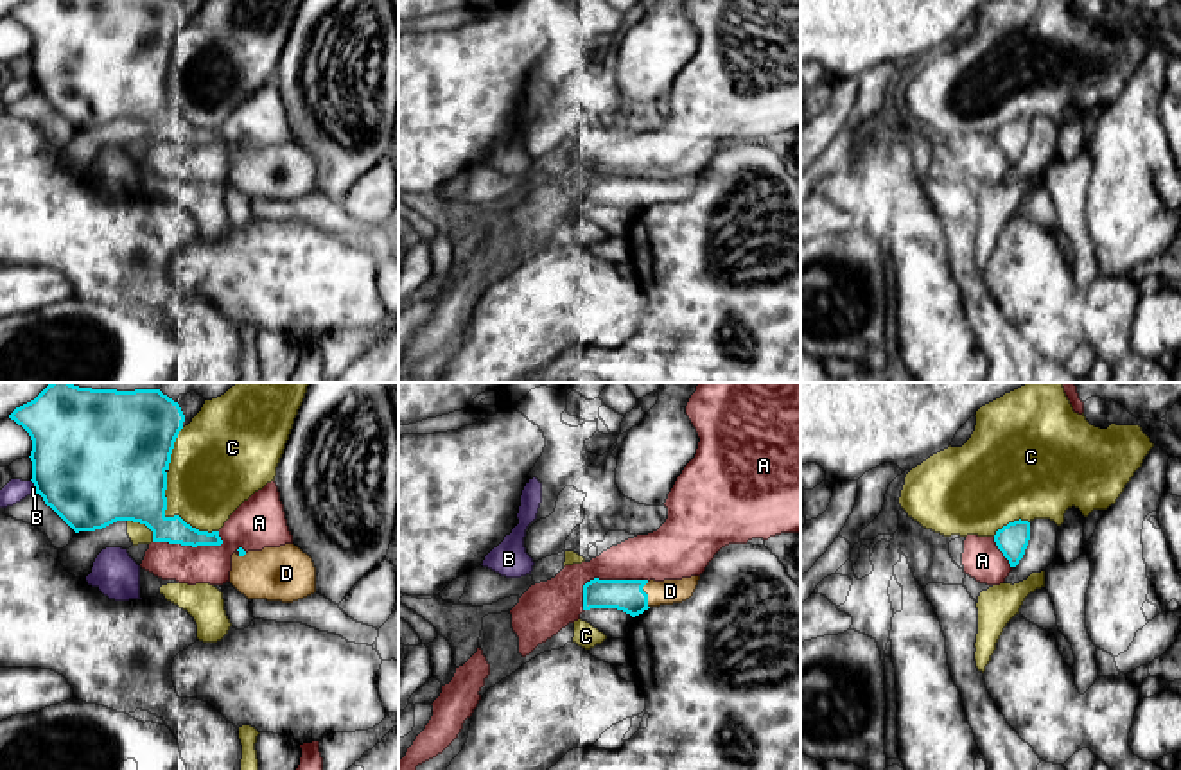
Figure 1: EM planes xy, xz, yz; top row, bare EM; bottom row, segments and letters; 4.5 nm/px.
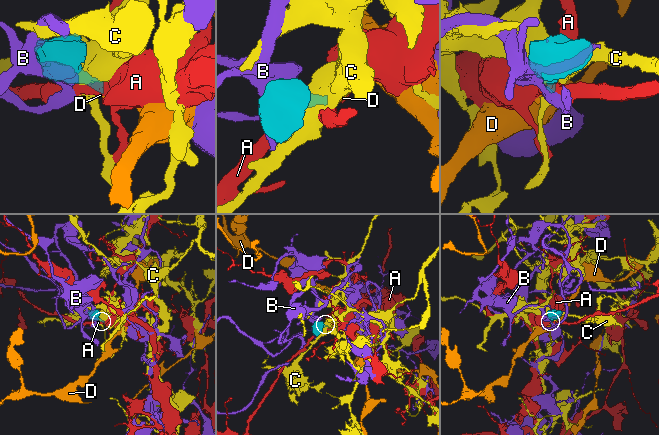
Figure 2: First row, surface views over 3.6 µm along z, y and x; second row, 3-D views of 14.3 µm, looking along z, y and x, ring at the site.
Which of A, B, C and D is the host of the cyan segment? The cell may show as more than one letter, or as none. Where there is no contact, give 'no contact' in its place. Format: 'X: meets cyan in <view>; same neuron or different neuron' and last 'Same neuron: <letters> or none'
A: meets cyan in xz; different neuron
B: meets cyan in xy; different neuron
C: meets cyan in xy; different neuron
D: meets cyan in xz; same neuron
Same neuron: D

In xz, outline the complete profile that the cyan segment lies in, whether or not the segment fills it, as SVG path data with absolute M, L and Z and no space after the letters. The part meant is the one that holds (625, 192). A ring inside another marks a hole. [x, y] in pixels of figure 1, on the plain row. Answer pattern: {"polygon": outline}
{"polygon": "M700 174L682 178L599 178L583 183L583 208L617 206L632 215L650 205L673 203L689 197Z"}

